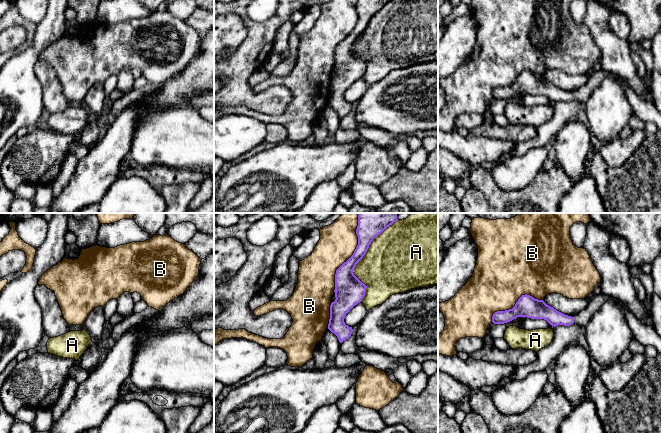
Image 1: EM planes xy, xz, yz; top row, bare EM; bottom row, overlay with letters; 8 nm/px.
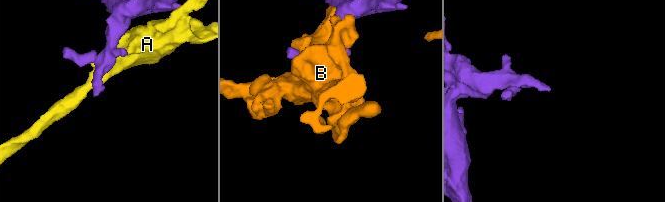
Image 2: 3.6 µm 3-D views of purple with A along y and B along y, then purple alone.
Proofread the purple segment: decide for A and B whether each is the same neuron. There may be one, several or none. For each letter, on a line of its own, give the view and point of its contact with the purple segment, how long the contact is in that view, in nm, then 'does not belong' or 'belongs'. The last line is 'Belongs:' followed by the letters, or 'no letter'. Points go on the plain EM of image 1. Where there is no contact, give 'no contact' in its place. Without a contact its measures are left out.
A: meets purple in xz at (359, 36); contact 700 nm long; does not belong
B: meets purple in xz at (349, 34); contact 600 nm long; does not belong
Belongs: no letter

